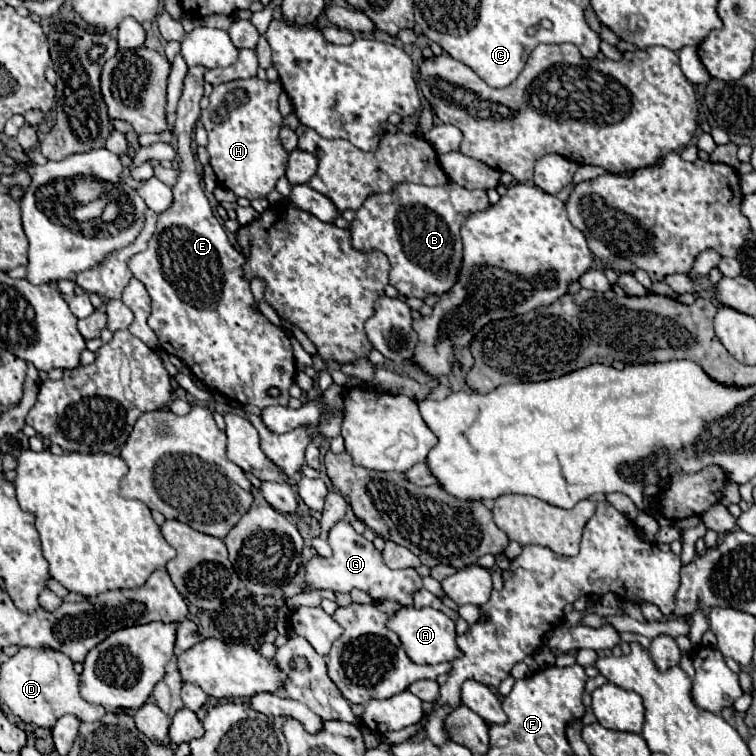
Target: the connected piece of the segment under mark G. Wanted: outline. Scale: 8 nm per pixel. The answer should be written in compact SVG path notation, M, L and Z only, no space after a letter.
M338 522L330 534L328 544L332 546L332 558L312 558L304 566L304 580L308 588L316 590L334 590L334 592L350 592L352 588L360 588L372 596L372 600L392 600L402 606L410 606L414 594L422 588L422 578L414 568L392 570L384 564L382 552L374 548L362 534L358 534L348 522Z

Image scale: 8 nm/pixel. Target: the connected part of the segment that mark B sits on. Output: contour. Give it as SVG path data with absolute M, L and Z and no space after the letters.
M448 182L444 186L418 186L418 184L398 184L390 194L372 194L366 198L360 210L356 210L356 218L352 220L352 246L370 252L370 250L382 250L392 264L390 270L390 284L396 286L396 290L402 296L416 296L426 298L430 294L446 294L454 286L454 280L458 280L458 272L462 266L462 236L460 228L466 220L466 216L474 212L484 212L490 208L490 200L486 190L466 190L460 184Z

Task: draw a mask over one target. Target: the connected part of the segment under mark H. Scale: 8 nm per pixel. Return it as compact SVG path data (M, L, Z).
M232 80L214 86L208 108L202 110L200 120L208 132L210 166L224 188L230 188L236 196L254 200L266 198L280 176L286 172L288 152L280 142L282 116L278 110L278 96L282 92L280 80Z

